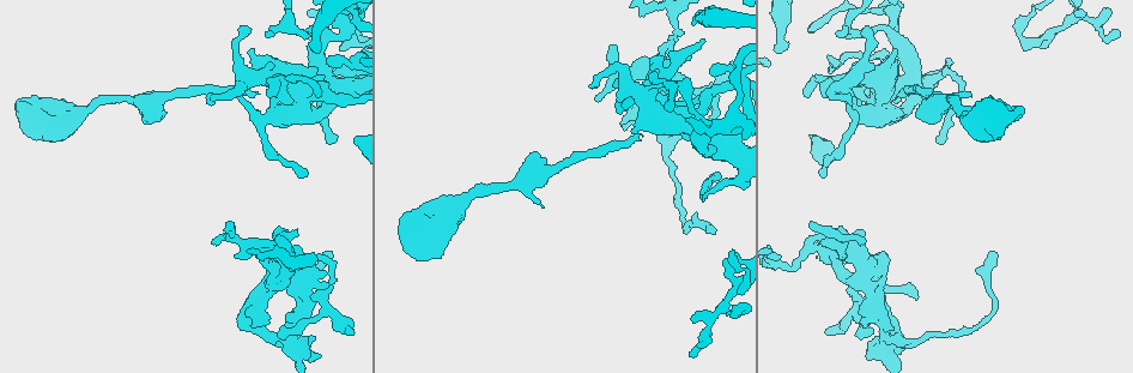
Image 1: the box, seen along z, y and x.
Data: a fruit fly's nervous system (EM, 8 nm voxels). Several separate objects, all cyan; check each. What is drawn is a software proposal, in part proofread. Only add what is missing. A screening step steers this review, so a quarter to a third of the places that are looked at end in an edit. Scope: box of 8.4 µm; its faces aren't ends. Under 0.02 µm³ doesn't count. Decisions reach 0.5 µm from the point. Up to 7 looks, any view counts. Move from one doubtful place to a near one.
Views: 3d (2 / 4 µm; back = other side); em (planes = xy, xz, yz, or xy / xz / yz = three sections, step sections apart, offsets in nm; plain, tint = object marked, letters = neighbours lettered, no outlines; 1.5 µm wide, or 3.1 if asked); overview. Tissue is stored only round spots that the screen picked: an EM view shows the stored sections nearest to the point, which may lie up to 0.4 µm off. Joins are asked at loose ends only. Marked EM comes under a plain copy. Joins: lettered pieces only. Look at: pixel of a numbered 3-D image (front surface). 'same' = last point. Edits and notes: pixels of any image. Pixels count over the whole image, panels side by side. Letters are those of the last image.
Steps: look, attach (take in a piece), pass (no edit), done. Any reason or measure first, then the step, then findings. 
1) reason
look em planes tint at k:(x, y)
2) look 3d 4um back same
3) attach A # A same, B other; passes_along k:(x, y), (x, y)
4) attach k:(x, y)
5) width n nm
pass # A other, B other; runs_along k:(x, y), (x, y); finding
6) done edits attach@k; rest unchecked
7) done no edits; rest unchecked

branch stops here
look em planes tint at 1:(939, 137)

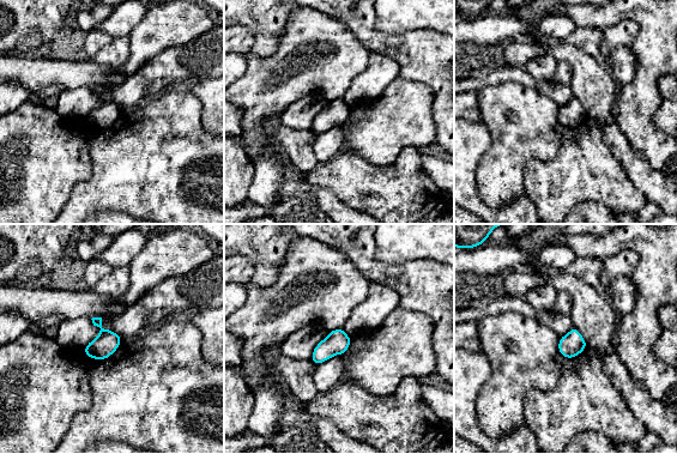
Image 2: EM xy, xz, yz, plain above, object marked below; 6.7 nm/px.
look em planes letters same

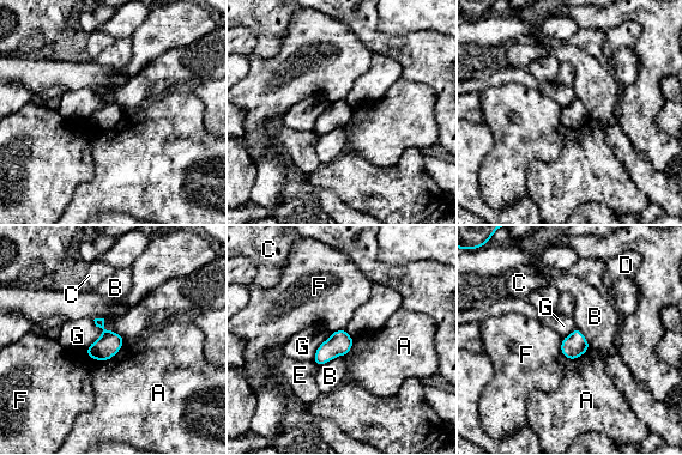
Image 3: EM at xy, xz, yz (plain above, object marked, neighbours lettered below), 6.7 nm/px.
pass # A other, B other, C other, D other, E other, F other, G other; border 3:(124, 338), (104, 329), (85, 352); no lettered piece goes on from it

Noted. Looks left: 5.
an open end
look 3d 2um at 1:(208, 103)

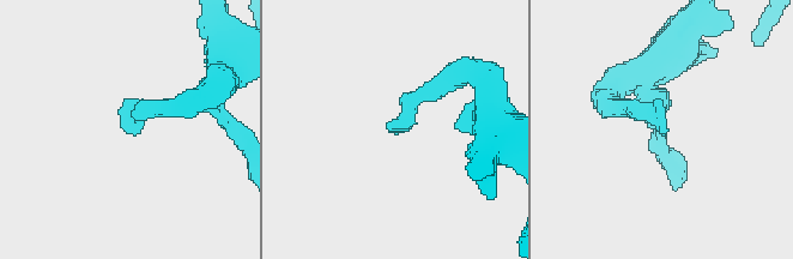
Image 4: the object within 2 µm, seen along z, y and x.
now the EM
look em yz step 8 letters at 4:(664, 135)

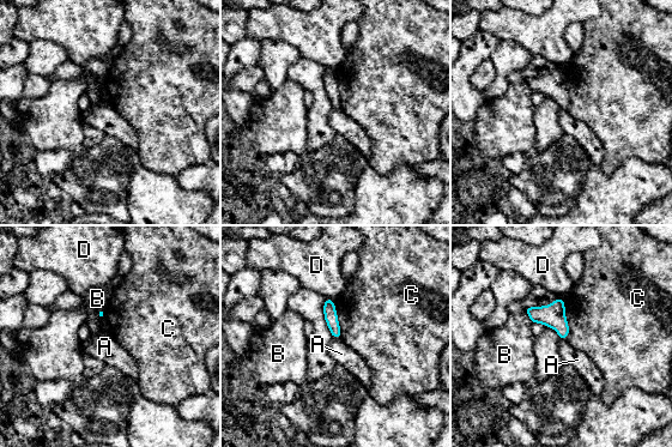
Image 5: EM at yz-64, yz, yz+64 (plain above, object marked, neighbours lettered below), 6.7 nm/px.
another direction
look em planes letters same

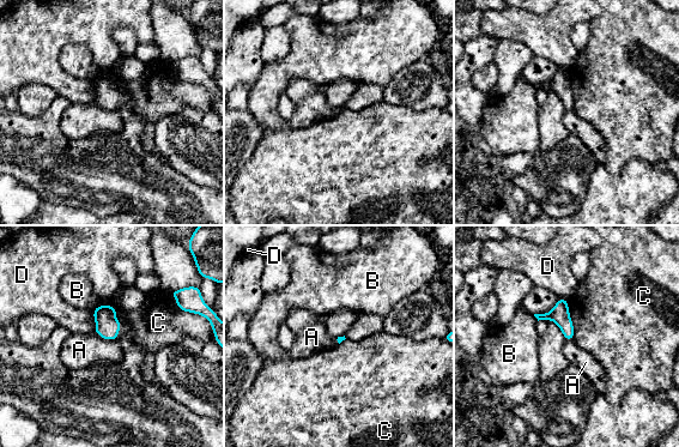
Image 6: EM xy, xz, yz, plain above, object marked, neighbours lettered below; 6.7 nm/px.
pass # A other, B other, C other, D other; border 6:(95, 331), (103, 338), (114, 340); none of them fits

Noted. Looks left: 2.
done no edits; rest unchecked

